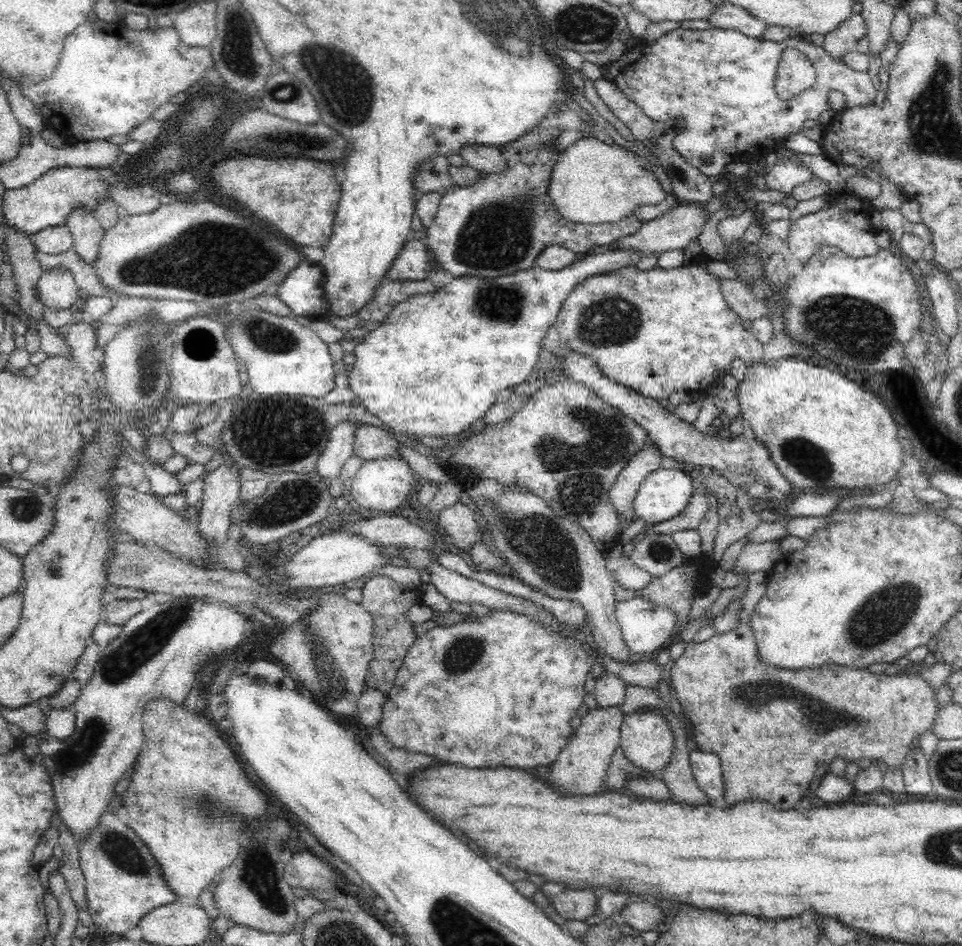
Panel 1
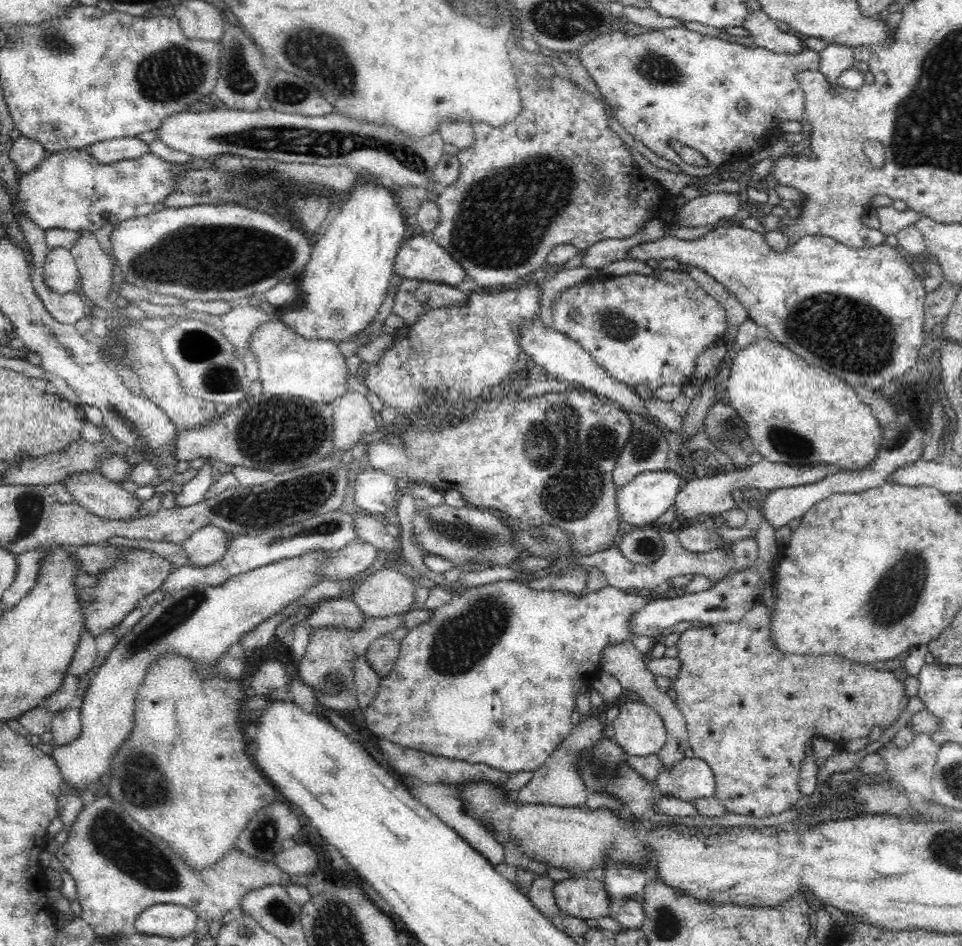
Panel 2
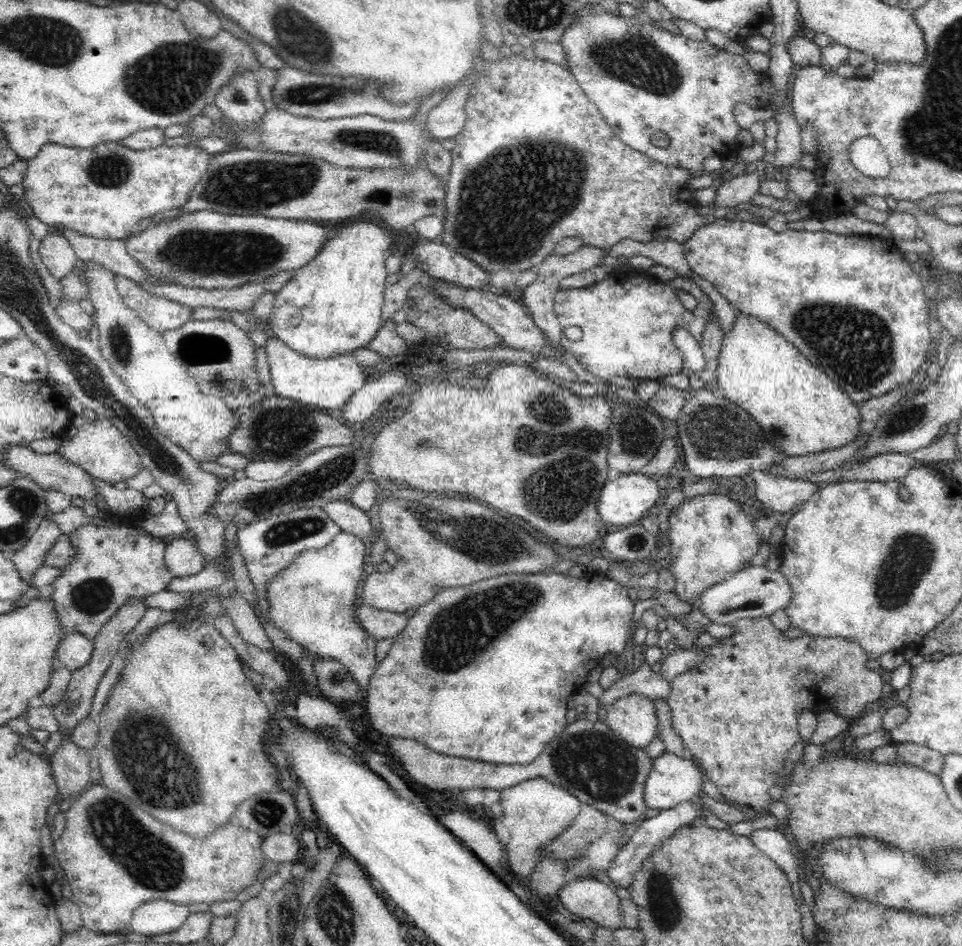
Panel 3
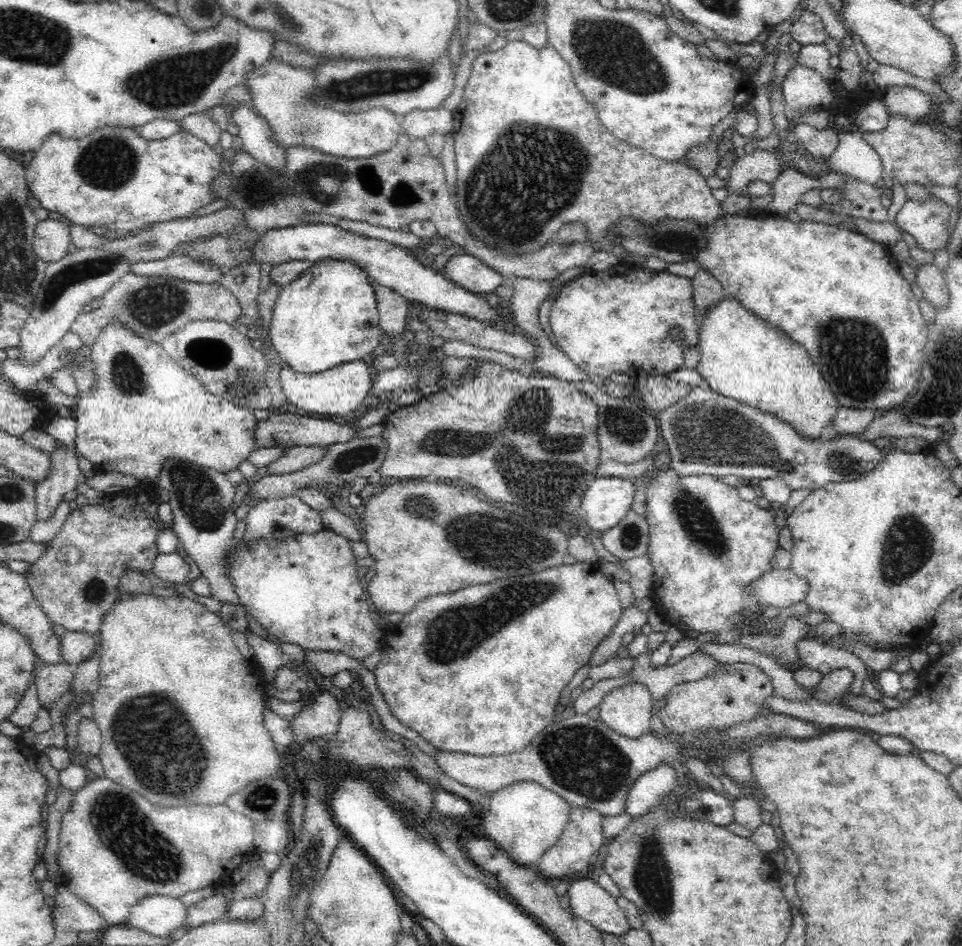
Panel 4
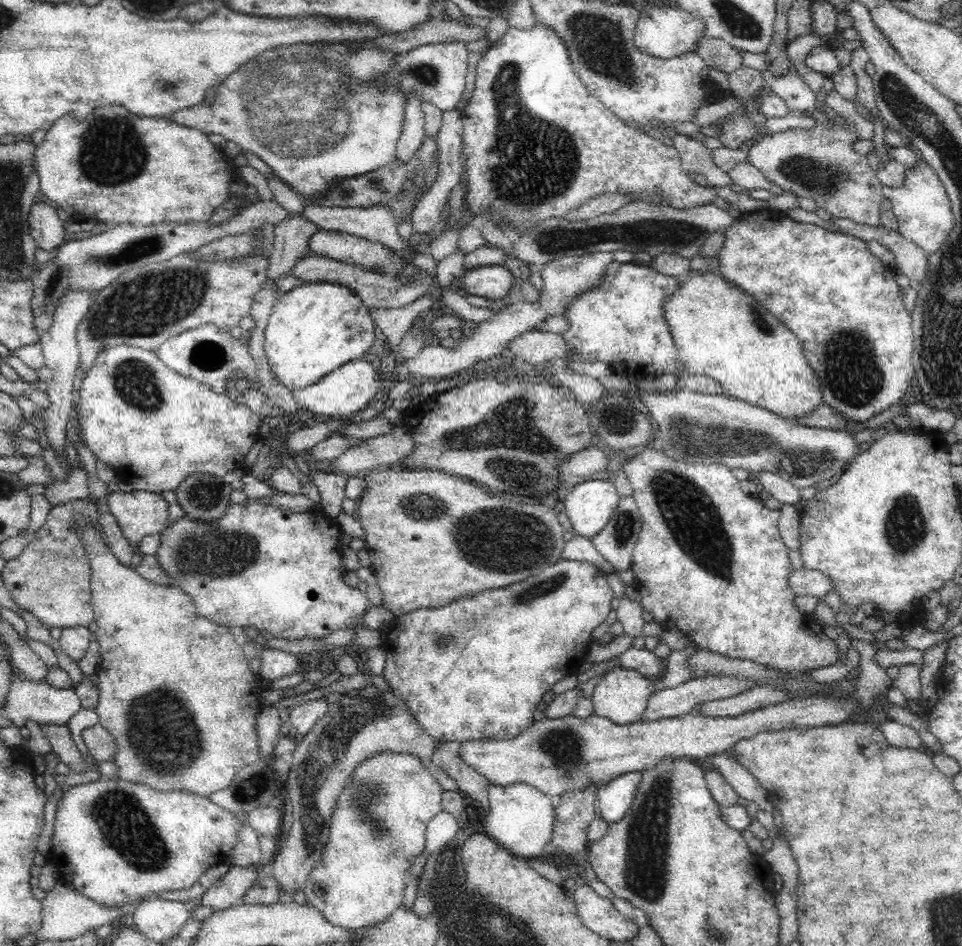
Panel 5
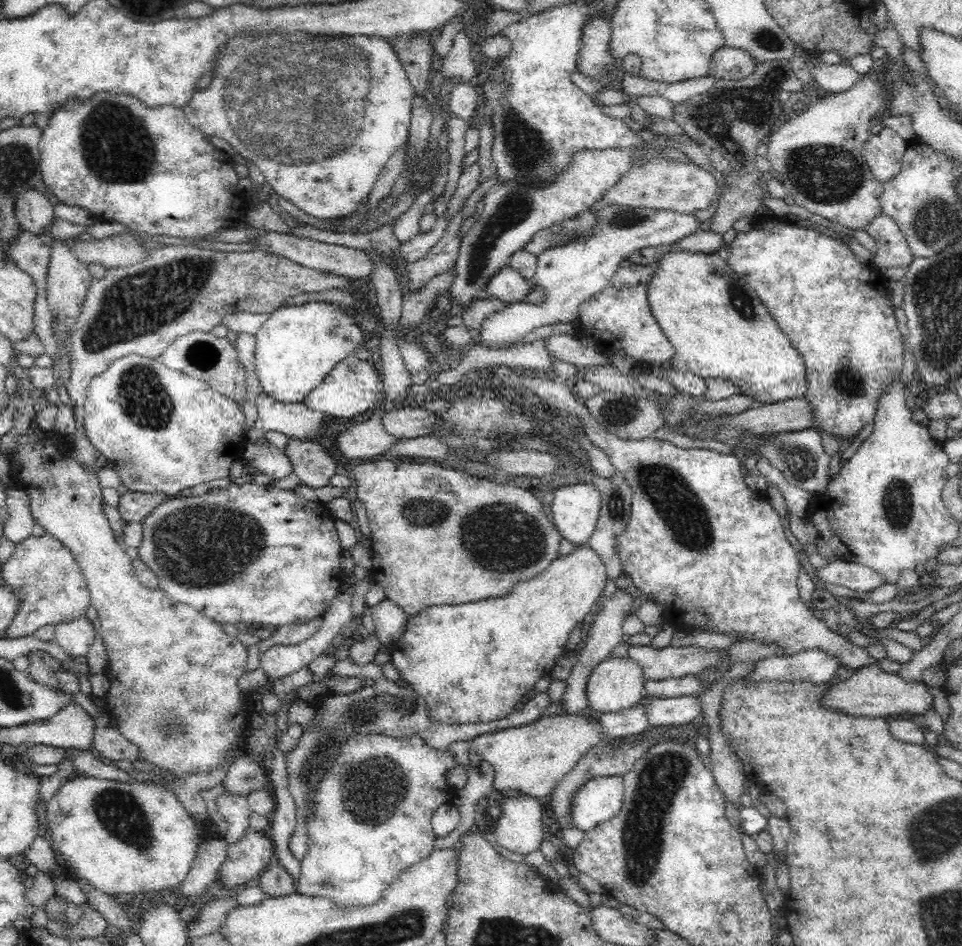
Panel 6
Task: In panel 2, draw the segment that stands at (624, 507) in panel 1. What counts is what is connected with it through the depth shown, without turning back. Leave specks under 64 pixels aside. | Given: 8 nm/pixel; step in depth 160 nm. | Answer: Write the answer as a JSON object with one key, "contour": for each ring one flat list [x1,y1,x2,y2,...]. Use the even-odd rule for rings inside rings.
{"contour":[[634,413,629,416,634,423,634,432,616,462,613,482,617,488,626,486,638,474,665,470,668,461,668,442,660,424,650,423]]}

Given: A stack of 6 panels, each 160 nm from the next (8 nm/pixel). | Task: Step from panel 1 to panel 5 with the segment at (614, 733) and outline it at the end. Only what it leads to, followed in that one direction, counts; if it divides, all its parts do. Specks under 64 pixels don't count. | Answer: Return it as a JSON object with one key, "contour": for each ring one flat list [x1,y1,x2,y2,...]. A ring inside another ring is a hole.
{"contour":[[524,783,489,786,489,808,485,816,485,833,505,851,529,861,545,857,544,847,551,842,555,821,555,800]]}

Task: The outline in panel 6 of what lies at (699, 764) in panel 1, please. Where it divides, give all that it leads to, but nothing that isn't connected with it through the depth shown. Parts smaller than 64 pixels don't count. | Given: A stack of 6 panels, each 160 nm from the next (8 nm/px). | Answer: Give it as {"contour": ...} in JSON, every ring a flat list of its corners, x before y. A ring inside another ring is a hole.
{"contour":[[623,775,594,777,577,790,570,810,570,827,592,830,598,823,614,818,623,805]]}

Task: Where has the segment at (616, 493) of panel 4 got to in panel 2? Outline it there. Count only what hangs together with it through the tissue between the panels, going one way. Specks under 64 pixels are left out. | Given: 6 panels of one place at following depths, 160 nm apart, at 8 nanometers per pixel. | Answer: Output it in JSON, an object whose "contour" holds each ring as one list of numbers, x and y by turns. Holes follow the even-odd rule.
{"contour":[[670,470,647,471,638,474,632,482,626,483,626,486,617,488,615,496,621,520,636,528,657,522,672,506,675,506,676,495,682,488,680,480,679,476]]}

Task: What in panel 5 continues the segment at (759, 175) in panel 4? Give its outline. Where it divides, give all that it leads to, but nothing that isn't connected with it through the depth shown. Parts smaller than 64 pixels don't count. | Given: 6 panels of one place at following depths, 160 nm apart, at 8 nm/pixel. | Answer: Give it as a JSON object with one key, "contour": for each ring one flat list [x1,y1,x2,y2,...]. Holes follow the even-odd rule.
{"contour":[[838,122,820,124,812,130,778,131,754,142,744,161,752,163,772,184,791,190,796,197,814,198,817,206,832,216,884,227,880,219,884,186,874,166,870,166,870,158,858,154,850,145,858,139,856,128,840,126]]}

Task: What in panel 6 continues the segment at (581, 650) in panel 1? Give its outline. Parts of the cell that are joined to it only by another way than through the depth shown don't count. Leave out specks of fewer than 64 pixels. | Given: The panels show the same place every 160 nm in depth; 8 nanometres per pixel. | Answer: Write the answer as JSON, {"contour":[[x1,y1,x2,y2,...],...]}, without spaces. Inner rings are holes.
{"contour":[[582,544,573,553,555,558,541,574,518,582,508,596,458,606,431,606,415,617,408,616,404,632,388,646,390,662,398,669,398,678,405,680,408,687,424,699,431,722,478,724,508,718,533,685,548,676,558,658,569,651,566,643,570,633,598,604,607,581,608,574,601,557,587,544]]}

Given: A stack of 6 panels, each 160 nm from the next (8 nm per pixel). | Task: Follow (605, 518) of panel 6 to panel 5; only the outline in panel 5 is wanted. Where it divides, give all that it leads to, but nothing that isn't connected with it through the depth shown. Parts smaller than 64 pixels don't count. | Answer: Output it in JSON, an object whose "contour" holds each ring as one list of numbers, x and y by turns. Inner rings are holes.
{"contour":[[624,498,607,525,591,538,595,549,610,562,615,571,628,570,643,521,633,498]]}

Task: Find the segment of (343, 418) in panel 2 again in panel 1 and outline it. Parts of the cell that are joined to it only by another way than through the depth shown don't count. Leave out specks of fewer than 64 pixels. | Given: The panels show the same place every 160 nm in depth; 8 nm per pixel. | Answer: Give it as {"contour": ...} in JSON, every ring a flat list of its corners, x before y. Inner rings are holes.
{"contour":[[339,422,333,429,326,449,318,458,314,472,327,483,340,477,348,458,353,456,356,423]]}

